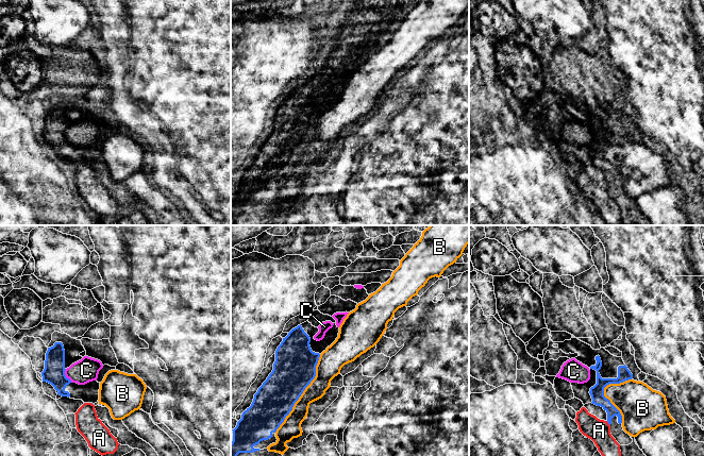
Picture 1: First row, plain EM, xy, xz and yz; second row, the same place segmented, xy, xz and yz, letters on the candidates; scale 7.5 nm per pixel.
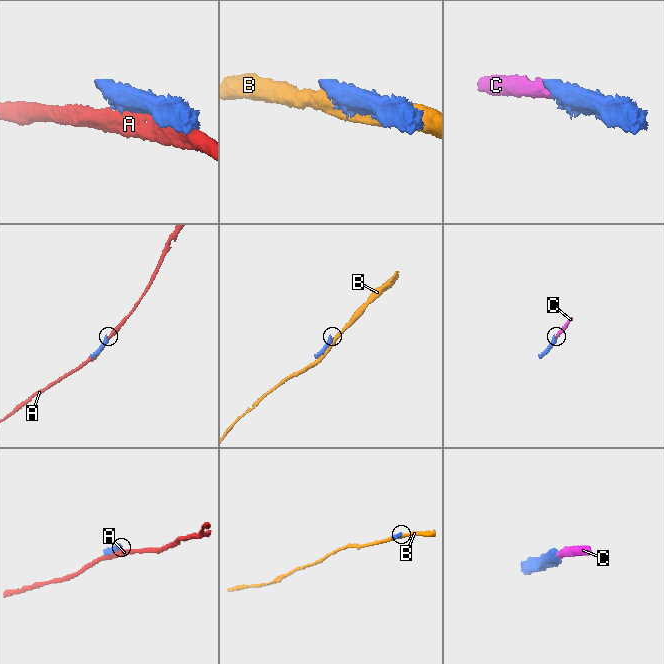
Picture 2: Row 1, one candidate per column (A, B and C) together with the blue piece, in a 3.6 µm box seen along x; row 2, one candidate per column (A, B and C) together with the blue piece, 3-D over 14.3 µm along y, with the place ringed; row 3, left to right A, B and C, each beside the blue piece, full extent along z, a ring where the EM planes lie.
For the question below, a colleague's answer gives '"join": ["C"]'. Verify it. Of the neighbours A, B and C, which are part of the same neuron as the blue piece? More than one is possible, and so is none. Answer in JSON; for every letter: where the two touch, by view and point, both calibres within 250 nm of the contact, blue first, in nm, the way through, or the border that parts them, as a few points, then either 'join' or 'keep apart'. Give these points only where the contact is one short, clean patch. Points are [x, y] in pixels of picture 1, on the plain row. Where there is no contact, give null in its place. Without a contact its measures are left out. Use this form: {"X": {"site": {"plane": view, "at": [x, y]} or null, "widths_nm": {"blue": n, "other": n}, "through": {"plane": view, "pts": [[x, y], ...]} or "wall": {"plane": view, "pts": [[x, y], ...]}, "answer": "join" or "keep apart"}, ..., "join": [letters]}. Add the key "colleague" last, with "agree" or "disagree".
{"A": {"site": {"plane": "yz", "at": [608, 185]}, "widths_nm": {"blue": 110, "other": 180}, "answer": "keep apart"}, "B": {"site": {"plane": "xz", "at": [302, 154]}, "widths_nm": {"blue": 320, "other": 160}, "answer": "keep apart"}, "C": {"site": {"plane": "xy", "at": [65, 137]}, "widths_nm": {"blue": 160, "other": 180}, "through": {"plane": "xy", "pts": [[53, 135], [65, 137], [86, 132]]}, "answer": "join"}, "join": ["C"], "colleague": "agree"}

